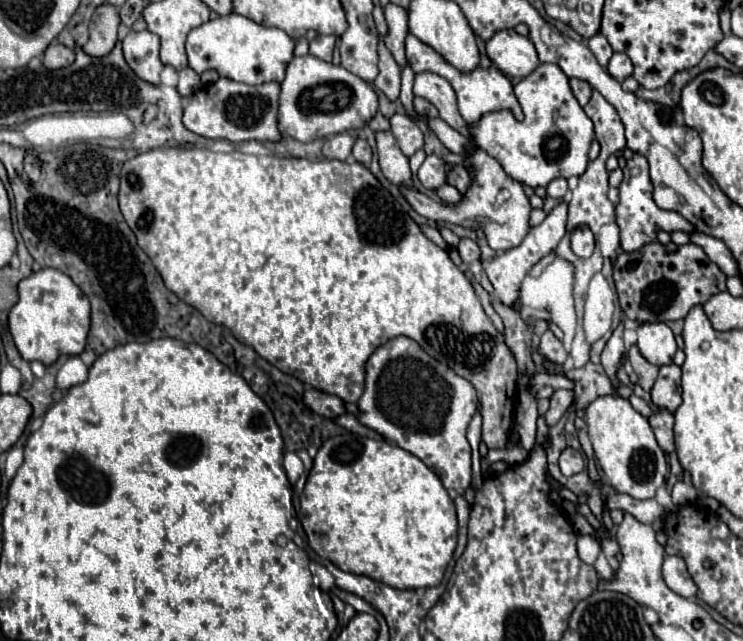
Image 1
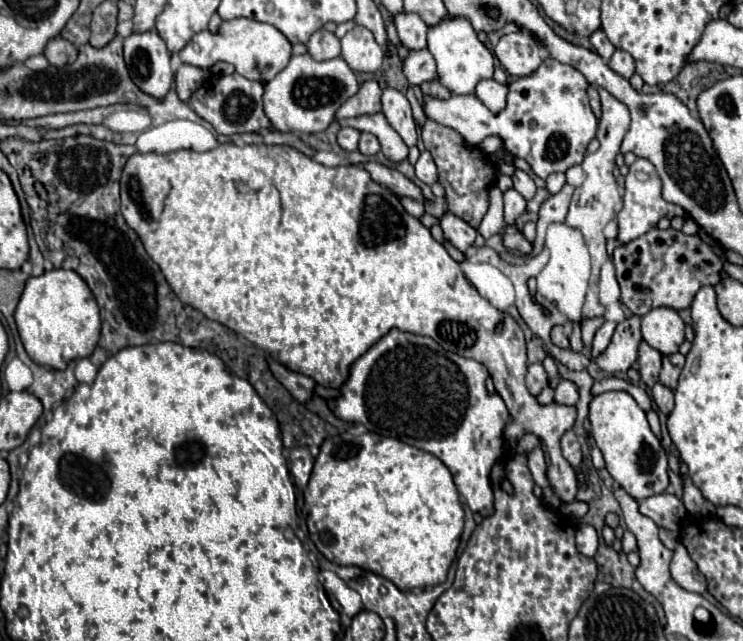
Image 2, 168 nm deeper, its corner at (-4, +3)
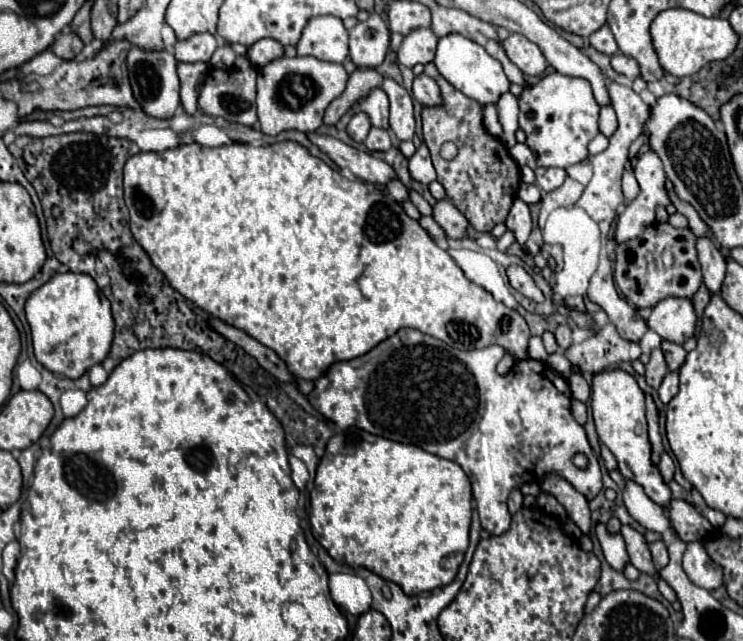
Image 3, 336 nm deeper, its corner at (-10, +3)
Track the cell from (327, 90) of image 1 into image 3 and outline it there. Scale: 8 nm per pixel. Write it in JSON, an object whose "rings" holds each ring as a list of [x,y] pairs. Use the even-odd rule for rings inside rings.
{"rings":[[[280,57],[258,69],[256,81],[256,105],[260,131],[266,135],[278,135],[288,129],[302,133],[316,131],[322,125],[324,111],[332,99],[336,99],[348,81],[348,73],[340,63],[320,61],[316,57]]]}

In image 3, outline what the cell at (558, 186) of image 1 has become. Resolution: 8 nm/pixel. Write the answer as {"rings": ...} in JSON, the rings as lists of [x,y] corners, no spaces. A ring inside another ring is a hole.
{"rings":[[[536,165],[534,175],[536,175],[536,181],[538,181],[538,185],[542,187],[542,191],[554,191],[554,189],[558,189],[558,187],[564,183],[564,179],[566,179],[566,171],[564,171],[564,169],[558,169],[558,167],[546,169],[546,167],[538,167],[538,165]]]}

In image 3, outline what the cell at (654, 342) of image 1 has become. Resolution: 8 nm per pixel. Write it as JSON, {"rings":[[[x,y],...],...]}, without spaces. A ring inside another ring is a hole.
{"rings":[[[666,297],[662,299],[648,317],[648,327],[656,331],[662,339],[682,345],[694,335],[696,313],[692,299]]]}

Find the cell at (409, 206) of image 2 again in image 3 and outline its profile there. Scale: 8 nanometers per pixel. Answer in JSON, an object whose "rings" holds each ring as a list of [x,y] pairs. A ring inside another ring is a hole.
{"rings":[[[392,179],[390,183],[386,183],[386,189],[388,189],[388,193],[396,199],[396,201],[406,201],[408,199],[408,189],[400,183],[400,179]]]}

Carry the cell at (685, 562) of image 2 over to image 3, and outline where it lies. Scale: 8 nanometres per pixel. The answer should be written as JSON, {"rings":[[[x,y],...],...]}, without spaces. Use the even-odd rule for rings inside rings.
{"rings":[[[688,543],[688,549],[684,553],[684,571],[690,577],[690,581],[698,587],[704,587],[708,591],[718,589],[724,583],[724,571],[718,563],[714,563],[702,543]]]}

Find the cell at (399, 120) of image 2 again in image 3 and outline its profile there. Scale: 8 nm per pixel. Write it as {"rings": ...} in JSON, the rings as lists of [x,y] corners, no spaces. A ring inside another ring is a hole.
{"rings":[[[384,79],[380,85],[390,99],[390,129],[396,139],[412,139],[414,137],[414,109],[410,93],[398,85],[394,79]]]}

